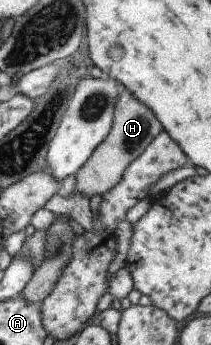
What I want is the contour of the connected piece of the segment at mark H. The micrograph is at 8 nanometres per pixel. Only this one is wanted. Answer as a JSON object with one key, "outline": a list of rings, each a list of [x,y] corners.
{"outline":[[[126,89],[122,90],[116,96],[114,114],[112,114],[112,128],[110,128],[108,136],[96,146],[80,170],[75,172],[76,185],[71,194],[80,194],[80,196],[89,199],[92,196],[102,196],[104,192],[114,188],[120,182],[126,166],[139,154],[142,154],[144,148],[153,141],[153,138],[160,131],[162,131],[162,127],[152,116],[152,112],[148,108],[144,108],[142,102],[138,102],[134,96],[130,96],[130,92]]]}

